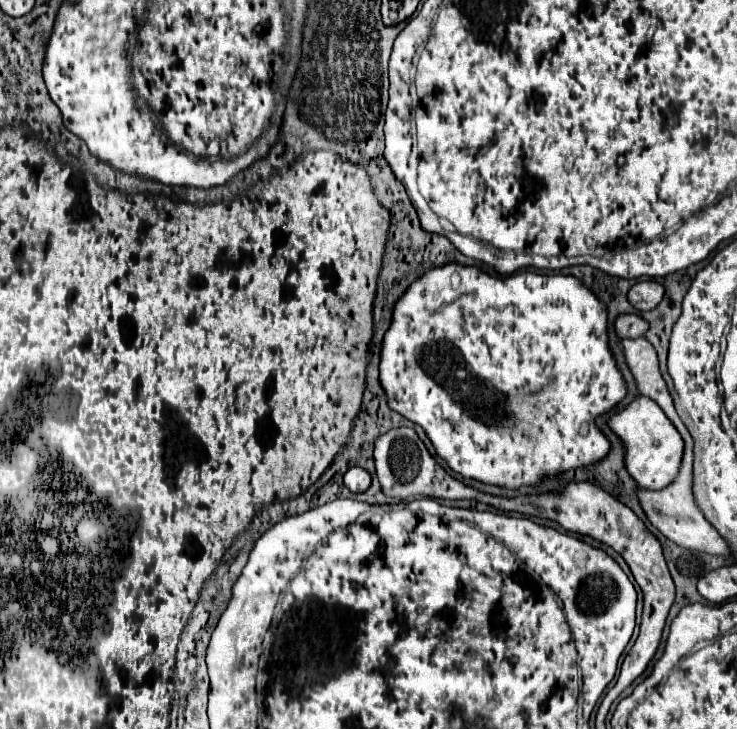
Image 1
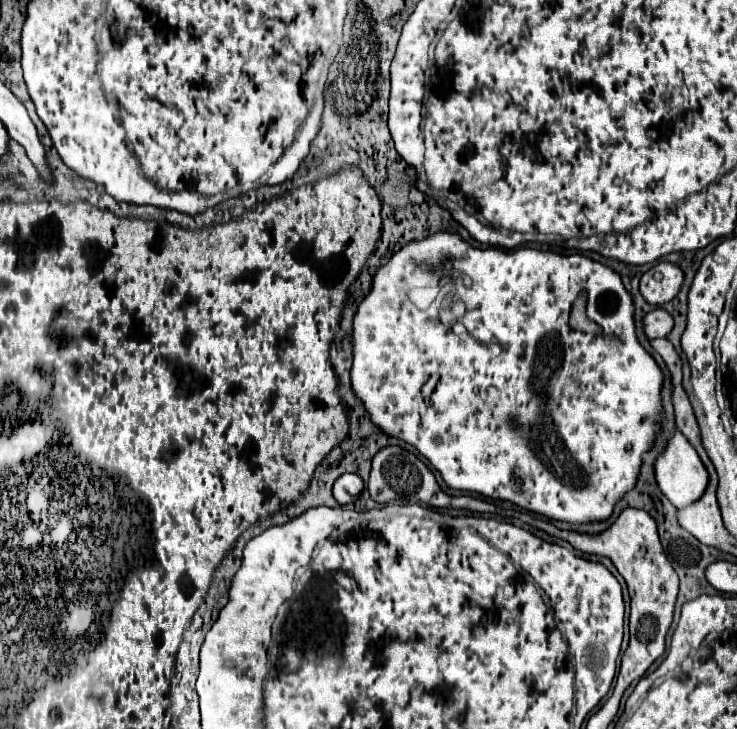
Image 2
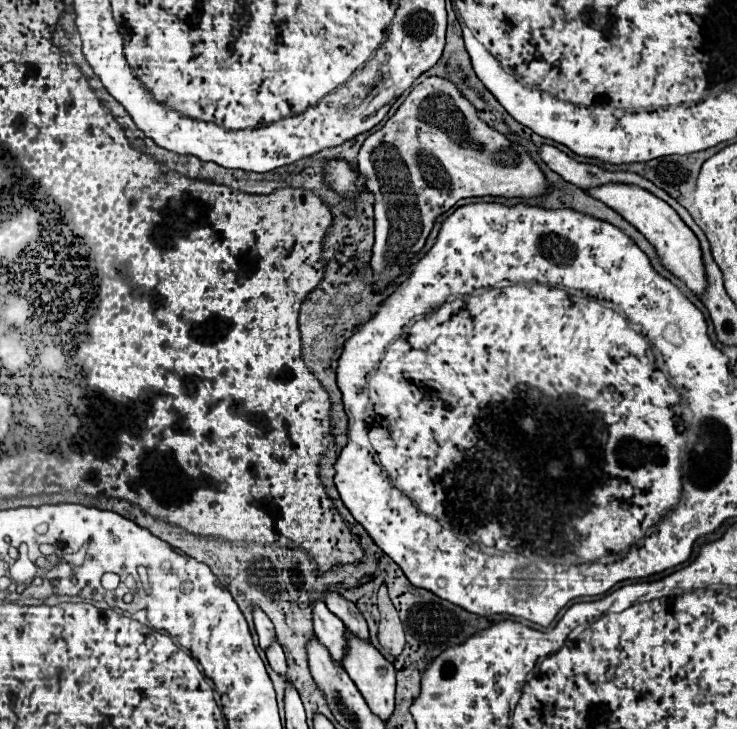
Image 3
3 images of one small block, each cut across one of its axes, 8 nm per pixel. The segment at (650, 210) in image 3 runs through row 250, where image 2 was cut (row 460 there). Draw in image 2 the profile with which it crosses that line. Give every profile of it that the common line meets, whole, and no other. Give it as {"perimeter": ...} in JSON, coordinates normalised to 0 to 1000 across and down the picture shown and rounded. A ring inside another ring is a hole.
{"perimeter":[[[923,590],[915,593],[915,598],[906,606],[906,615],[893,626],[887,642],[890,642],[890,656],[893,656],[893,667],[896,667],[898,678],[917,697],[931,697],[931,694],[942,691],[947,683],[953,683],[953,678],[961,667],[961,645],[955,642],[947,620],[923,595]]]}

